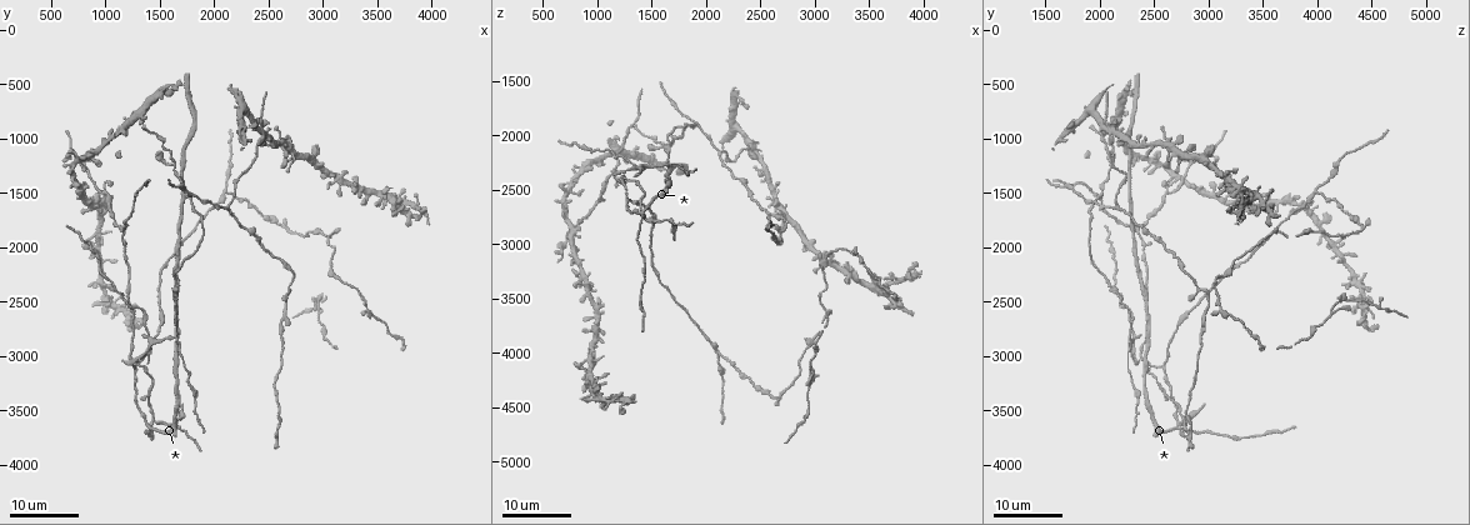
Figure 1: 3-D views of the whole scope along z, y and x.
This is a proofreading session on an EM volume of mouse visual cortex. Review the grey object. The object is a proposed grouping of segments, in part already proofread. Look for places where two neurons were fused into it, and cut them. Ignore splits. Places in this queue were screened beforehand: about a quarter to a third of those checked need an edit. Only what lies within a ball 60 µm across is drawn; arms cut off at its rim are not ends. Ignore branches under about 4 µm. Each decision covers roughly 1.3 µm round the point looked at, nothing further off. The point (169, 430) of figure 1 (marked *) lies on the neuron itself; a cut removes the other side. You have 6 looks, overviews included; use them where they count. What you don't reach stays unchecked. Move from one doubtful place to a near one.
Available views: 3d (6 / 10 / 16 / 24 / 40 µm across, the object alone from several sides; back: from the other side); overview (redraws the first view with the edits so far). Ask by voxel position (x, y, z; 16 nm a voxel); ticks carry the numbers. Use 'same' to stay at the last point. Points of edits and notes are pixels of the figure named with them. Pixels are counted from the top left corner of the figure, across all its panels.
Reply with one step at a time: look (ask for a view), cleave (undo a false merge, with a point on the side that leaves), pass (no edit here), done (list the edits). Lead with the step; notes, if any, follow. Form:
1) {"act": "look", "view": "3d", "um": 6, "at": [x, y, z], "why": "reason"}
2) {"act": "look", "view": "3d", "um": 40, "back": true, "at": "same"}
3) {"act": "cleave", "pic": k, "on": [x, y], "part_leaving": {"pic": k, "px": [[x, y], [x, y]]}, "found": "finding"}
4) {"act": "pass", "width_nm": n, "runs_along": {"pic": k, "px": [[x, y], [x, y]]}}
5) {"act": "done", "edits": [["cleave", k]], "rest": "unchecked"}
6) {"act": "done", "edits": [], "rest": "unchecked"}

{"act": "look", "view": "3d", "um": 24, "at": [1500, 2580, 2800], "why": "thick turns thin"}

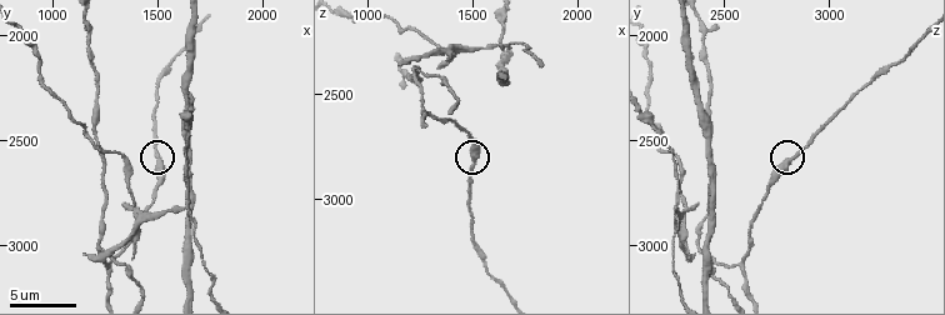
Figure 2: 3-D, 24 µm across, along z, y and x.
{"act": "look", "view": "3d", "um": 10, "at": [1510, 2610, 2810]}

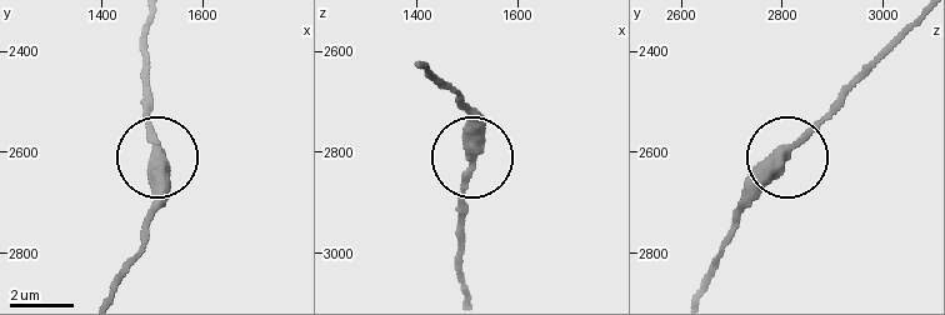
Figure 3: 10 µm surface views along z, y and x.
{"act": "pass", "runs_along": {"pic": 3, "px": [[696, 293], [740, 204], [841, 103]]}, "found": "all the same neuron"}

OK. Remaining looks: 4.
{"act": "look", "view": "3d", "um": 10, "at": [1220, 3010, 2380], "why": "four or more arms meet"}

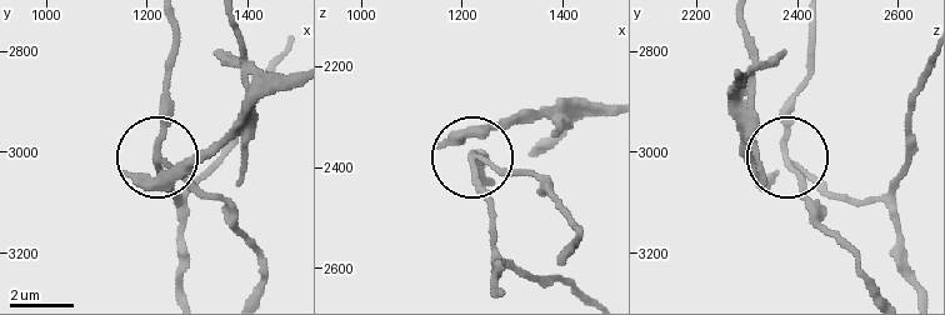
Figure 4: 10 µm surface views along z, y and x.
{"act": "cleave", "pic": 4, "on": [198, 190], "arms": 4, "part_leaving": {"pic": 4, "px": [[165, 159], [225, 204], [258, 261], [260, 293]]}, "found": "two neurons meet here"}

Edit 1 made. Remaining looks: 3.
{"act": "look", "view": "overview"}

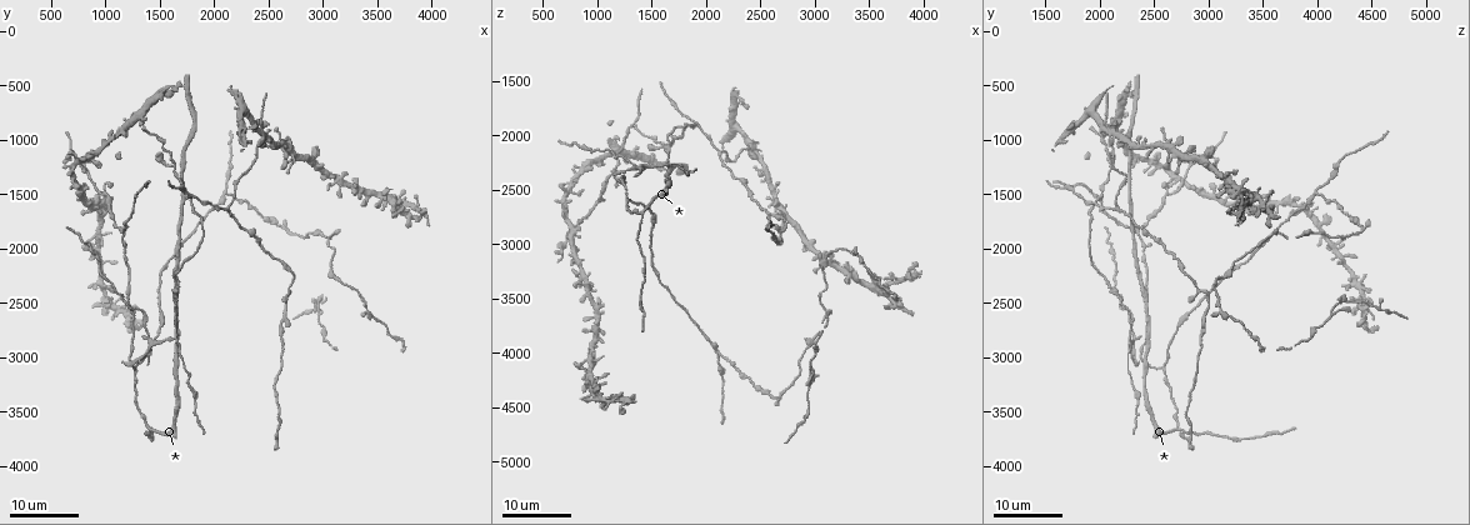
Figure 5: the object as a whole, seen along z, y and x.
{"act": "look", "view": "3d", "um": 16, "at": [1840, 1660, 1880]}

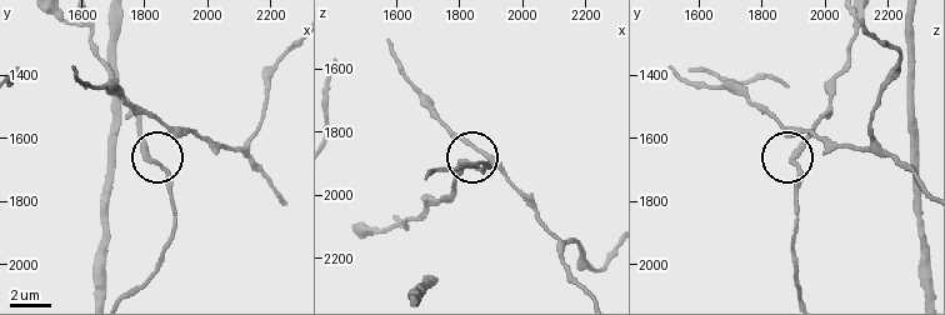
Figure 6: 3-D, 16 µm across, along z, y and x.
{"act": "look", "view": "3d", "um": 10, "at": [1840, 1680, 1900]}

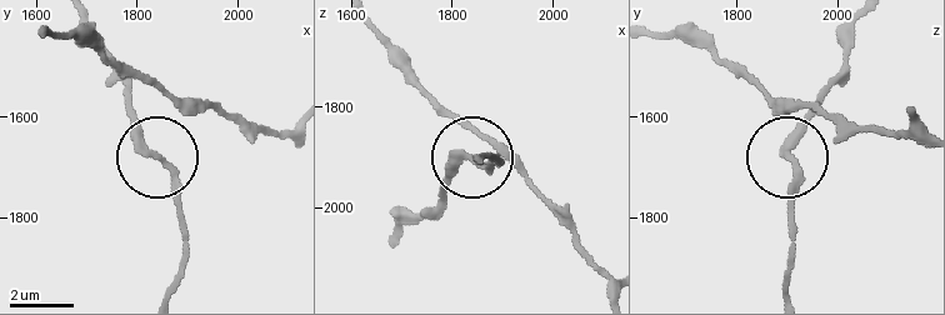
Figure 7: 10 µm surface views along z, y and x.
{"act": "pass", "runs_along": {"pic": 7, "px": [[788, 294], [790, 149], [803, 116], [841, 79]]}, "found": "all the same neuron"}

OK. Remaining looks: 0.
{"act": "done", "edits": [["cleave", 4]], "rest": "unchecked"}

